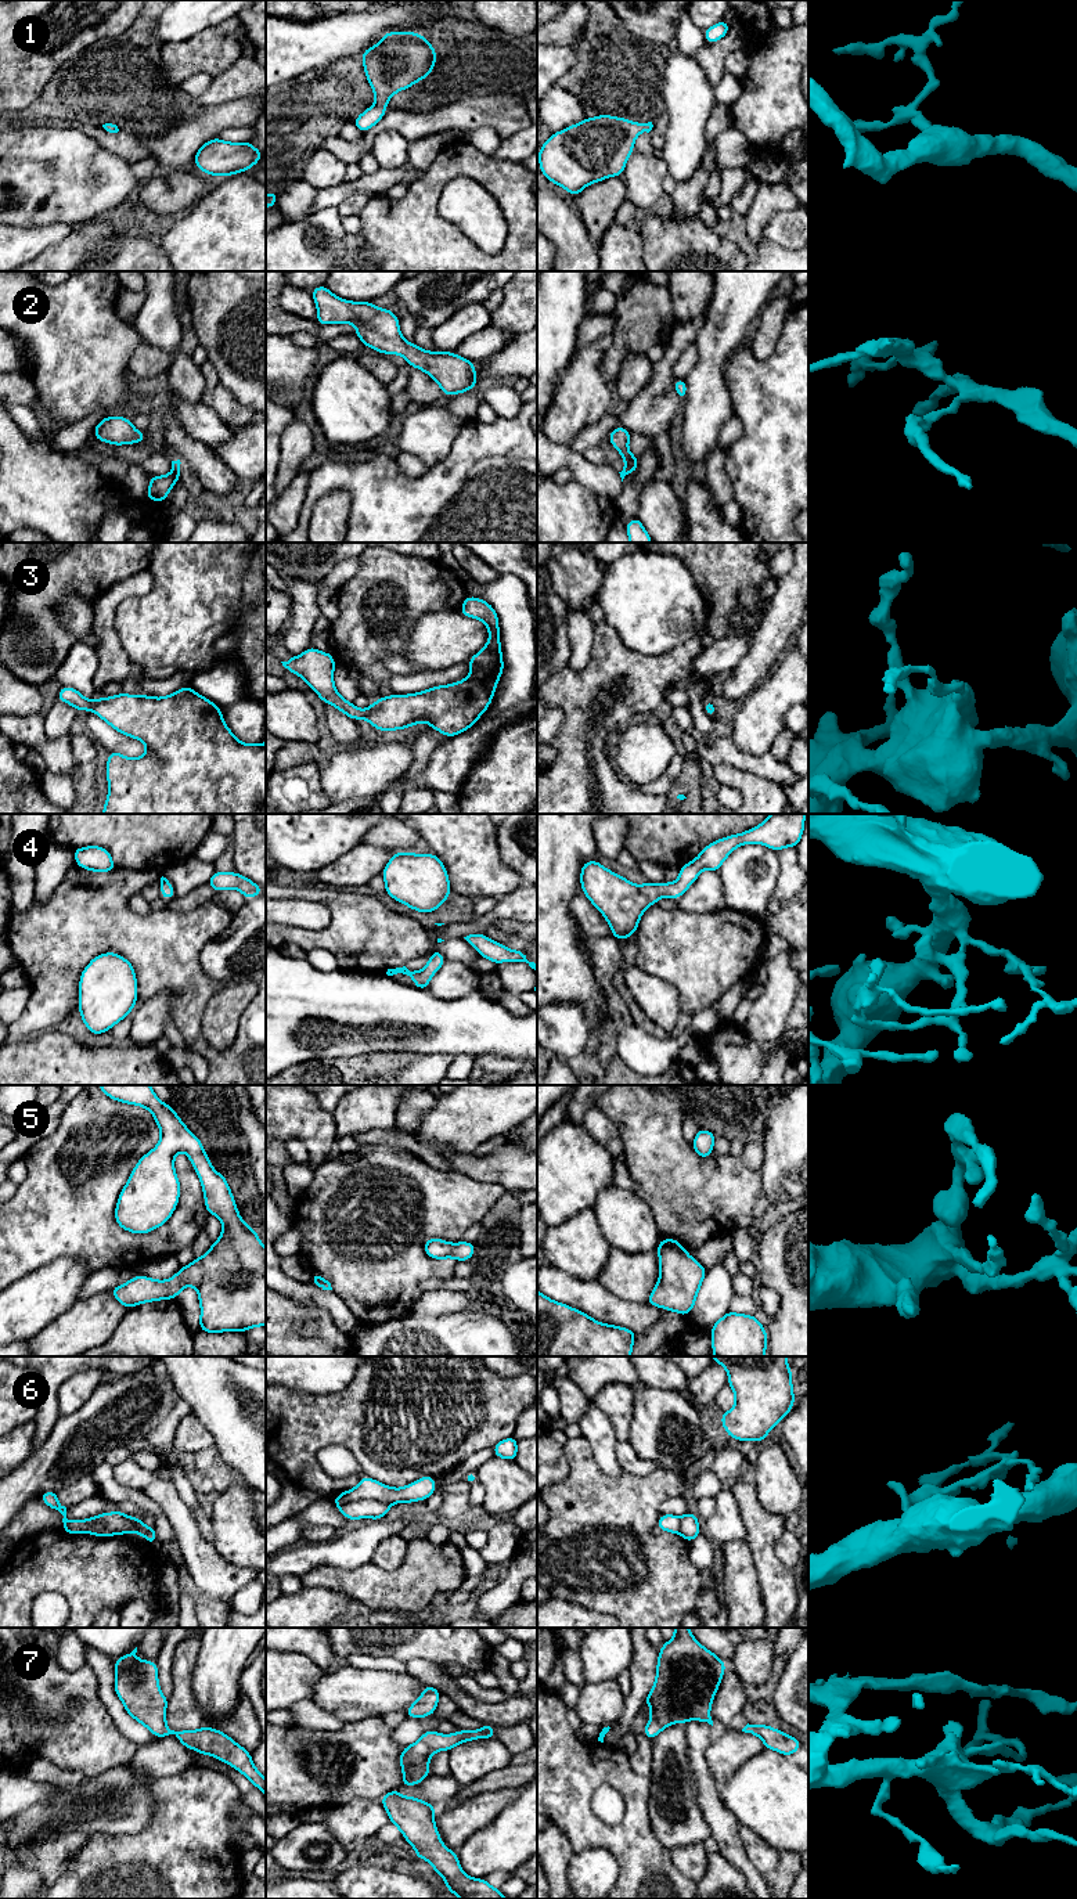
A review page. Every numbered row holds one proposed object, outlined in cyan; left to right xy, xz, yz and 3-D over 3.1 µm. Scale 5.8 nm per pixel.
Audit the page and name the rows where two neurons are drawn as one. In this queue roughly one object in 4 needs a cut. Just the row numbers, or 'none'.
6

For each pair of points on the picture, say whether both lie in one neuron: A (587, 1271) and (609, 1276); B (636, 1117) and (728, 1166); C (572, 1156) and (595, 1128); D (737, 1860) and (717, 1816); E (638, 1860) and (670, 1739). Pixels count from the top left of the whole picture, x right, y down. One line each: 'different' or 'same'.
A: different
B: same
C: different
D: same
E: different

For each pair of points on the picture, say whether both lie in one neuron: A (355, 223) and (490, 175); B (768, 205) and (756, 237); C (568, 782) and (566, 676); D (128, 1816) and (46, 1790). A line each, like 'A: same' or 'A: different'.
A: different
B: same
C: same
D: different

